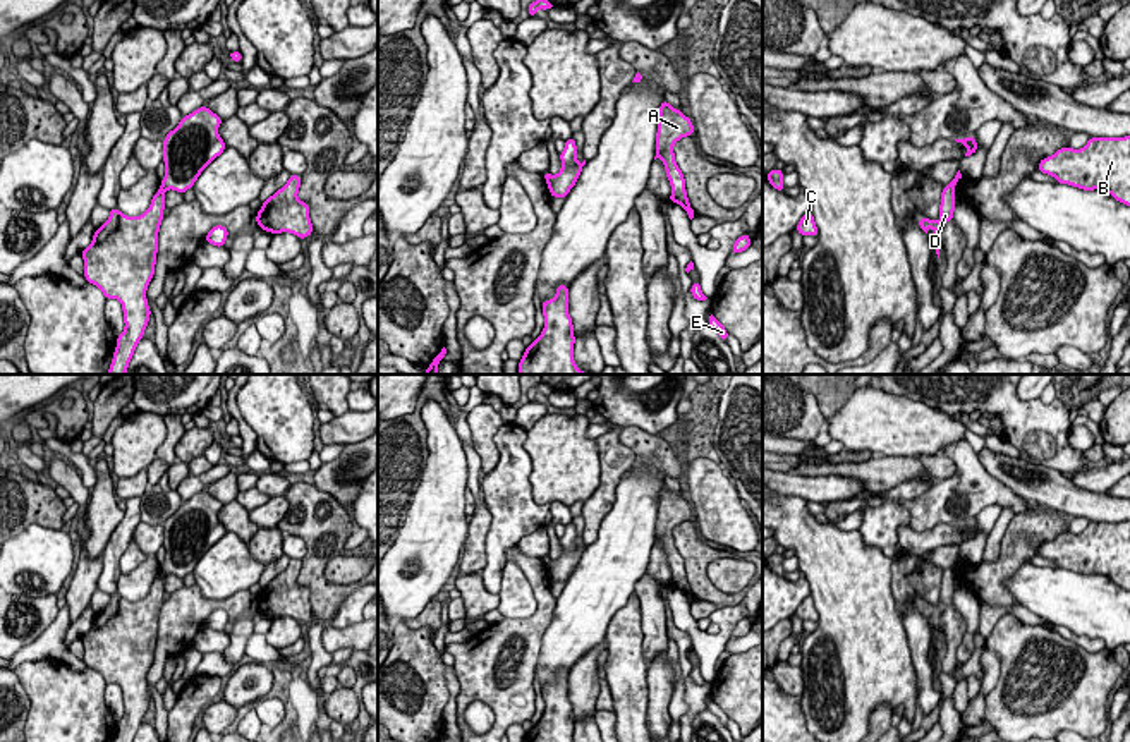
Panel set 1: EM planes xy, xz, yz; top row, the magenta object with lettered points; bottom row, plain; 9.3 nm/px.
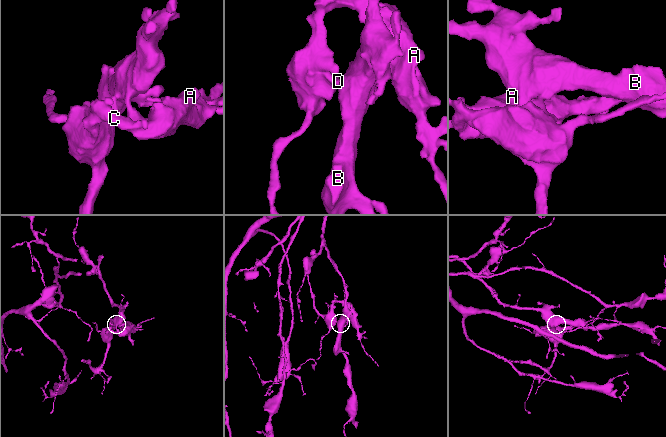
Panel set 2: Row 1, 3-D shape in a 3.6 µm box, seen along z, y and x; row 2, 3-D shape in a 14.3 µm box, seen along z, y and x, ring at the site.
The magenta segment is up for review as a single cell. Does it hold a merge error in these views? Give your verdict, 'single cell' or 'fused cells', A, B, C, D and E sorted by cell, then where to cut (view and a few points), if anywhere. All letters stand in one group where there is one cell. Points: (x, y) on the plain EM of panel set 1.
fused cells; A C D E / B; cut in xy along (162, 569), (165, 574)

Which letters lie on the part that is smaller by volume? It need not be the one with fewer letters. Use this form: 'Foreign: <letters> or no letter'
Foreign: A, C, D, E

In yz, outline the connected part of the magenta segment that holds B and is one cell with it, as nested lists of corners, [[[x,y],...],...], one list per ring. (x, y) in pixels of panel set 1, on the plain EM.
[[[1130,520],[1089,522],[1082,534],[1070,531],[1039,546],[1037,555],[1084,575],[1104,575],[1130,591]]]

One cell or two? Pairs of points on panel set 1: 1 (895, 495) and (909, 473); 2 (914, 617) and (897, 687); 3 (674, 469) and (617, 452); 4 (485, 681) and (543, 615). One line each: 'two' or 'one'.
1: two
2: two
3: two
4: one

